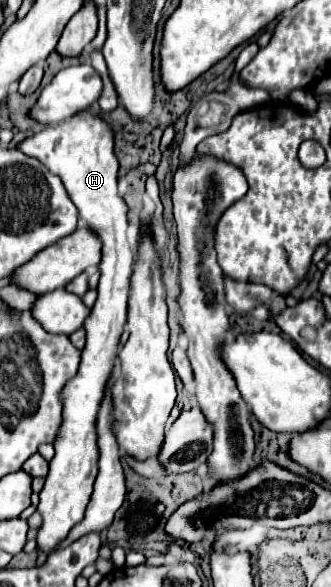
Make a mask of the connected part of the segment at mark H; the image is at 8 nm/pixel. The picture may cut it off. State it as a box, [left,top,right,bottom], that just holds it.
[19,107,133,553]

